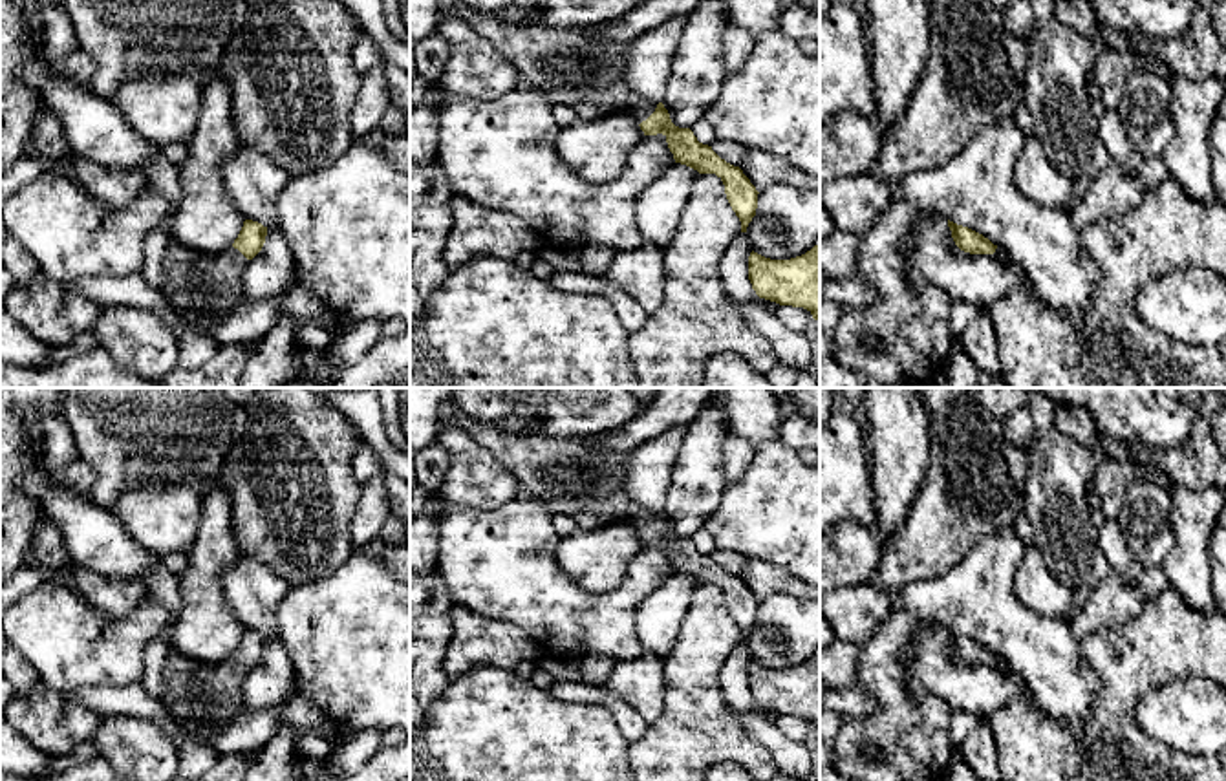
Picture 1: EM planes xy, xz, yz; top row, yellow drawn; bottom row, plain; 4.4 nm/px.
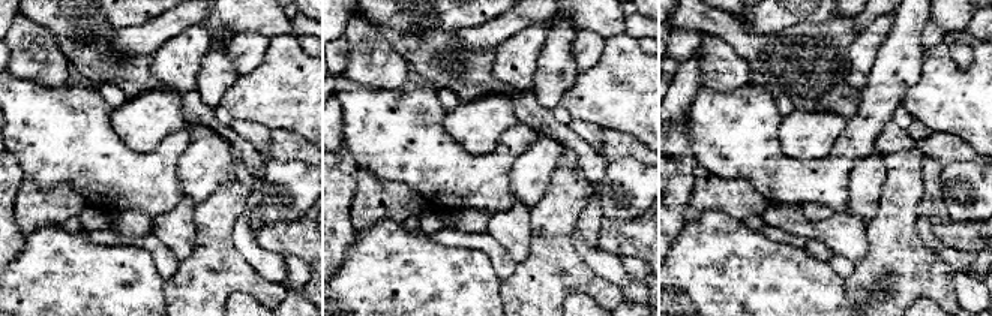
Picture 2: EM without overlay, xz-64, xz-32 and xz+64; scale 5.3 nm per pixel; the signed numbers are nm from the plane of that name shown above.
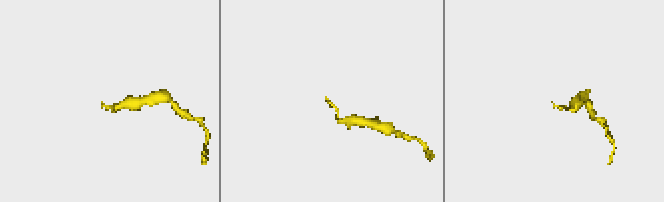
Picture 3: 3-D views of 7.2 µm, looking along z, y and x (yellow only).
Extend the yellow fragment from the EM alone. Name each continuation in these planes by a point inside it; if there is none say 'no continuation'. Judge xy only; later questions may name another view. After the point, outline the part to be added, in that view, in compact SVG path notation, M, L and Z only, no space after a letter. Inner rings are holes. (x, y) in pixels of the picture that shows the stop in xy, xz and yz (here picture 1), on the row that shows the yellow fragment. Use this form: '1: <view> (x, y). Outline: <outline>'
1: xy (204, 288). Outline: M170 243L163 258L161 293L190 327L210 337L216 322L249 302L242 293L247 262L234 247L218 254L198 254Z

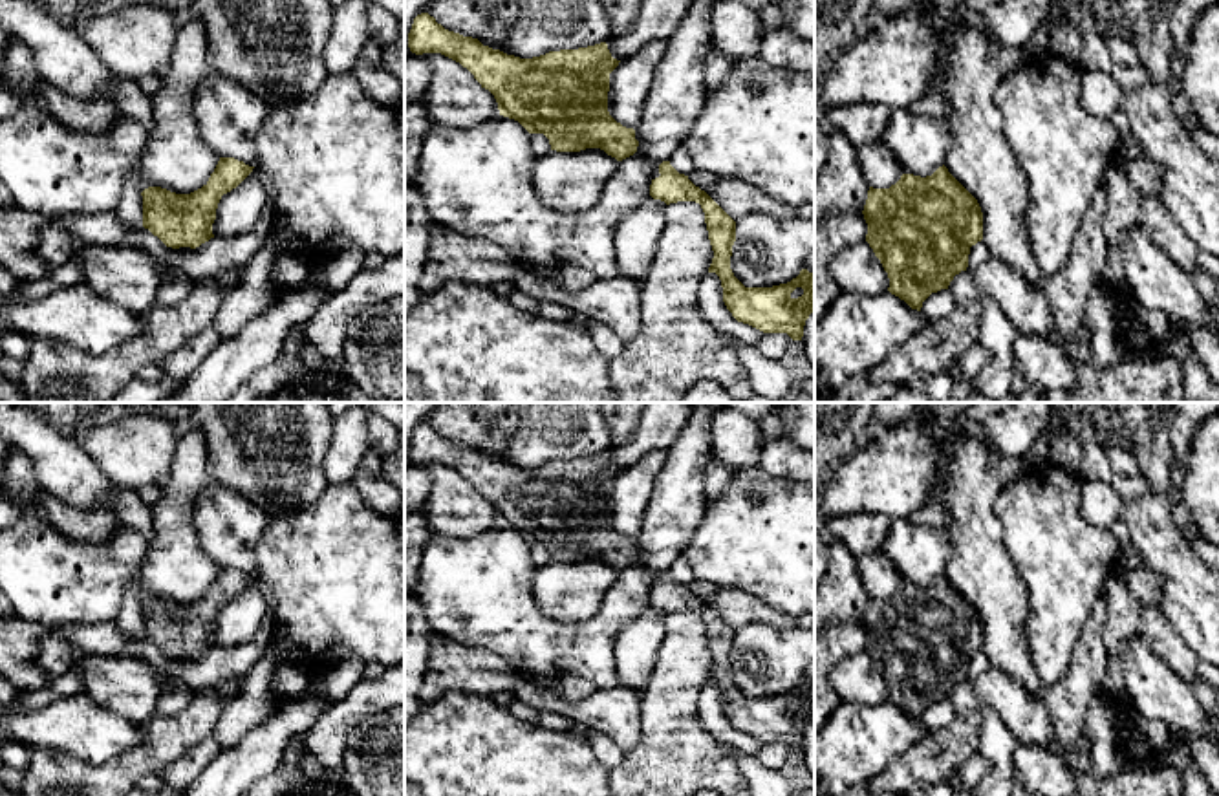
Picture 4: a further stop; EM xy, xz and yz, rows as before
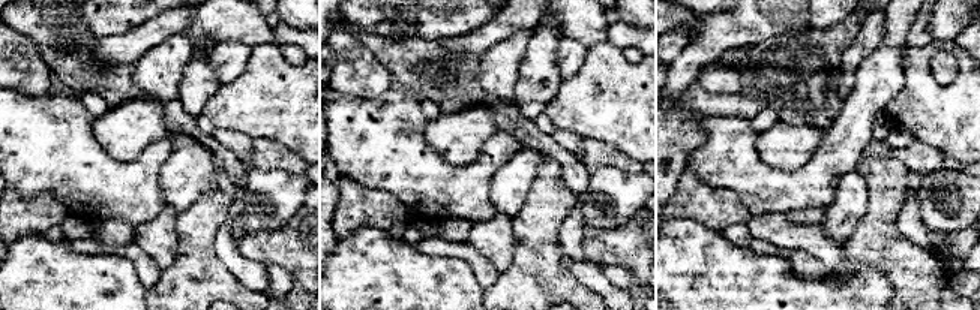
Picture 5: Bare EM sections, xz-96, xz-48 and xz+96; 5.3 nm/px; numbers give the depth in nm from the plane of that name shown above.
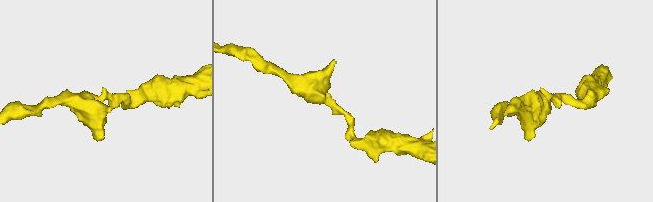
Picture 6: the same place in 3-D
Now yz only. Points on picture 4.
no continuation

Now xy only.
no continuation

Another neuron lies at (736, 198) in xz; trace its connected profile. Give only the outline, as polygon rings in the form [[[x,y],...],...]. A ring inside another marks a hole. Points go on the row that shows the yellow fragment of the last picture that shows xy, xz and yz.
[[[721,177],[714,190],[707,192],[736,223],[752,212],[763,212],[780,220],[794,216],[794,207],[774,201],[756,185],[734,177]]]

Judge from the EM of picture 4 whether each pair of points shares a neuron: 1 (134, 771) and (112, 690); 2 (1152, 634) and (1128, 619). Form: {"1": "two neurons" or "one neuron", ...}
{"1": "two neurons", "2": "two neurons"}

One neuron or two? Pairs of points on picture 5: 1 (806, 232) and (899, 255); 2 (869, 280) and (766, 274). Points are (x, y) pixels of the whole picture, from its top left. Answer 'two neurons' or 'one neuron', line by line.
1: two neurons
2: one neuron

